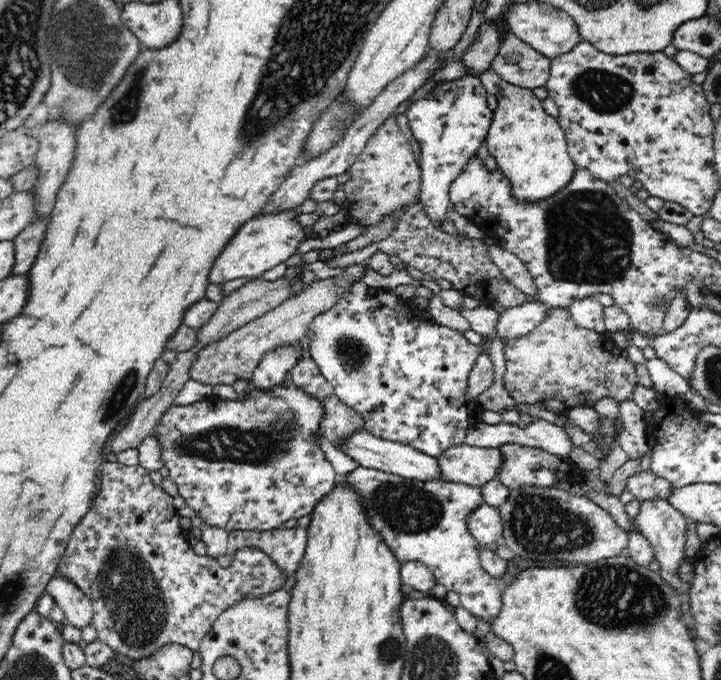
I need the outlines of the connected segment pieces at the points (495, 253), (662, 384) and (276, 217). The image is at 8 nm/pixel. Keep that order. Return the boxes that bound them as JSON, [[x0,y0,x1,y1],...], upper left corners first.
[[484,243,536,299],[645,357,690,396],[208,210,304,285]]

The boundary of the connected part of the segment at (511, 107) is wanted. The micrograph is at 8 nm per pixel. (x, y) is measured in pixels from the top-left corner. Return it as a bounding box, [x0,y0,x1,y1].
[479,68,577,200]

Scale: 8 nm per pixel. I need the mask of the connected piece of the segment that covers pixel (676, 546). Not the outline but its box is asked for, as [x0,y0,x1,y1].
[635,499,687,597]

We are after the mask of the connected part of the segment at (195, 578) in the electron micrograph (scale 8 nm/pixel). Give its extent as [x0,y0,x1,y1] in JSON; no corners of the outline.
[56,462,288,662]

